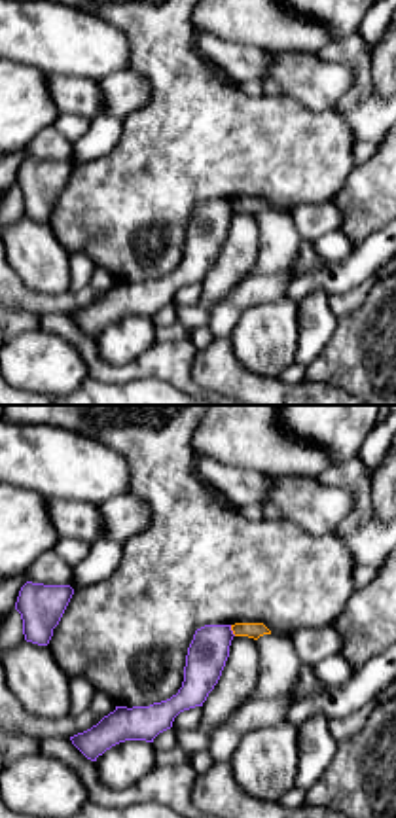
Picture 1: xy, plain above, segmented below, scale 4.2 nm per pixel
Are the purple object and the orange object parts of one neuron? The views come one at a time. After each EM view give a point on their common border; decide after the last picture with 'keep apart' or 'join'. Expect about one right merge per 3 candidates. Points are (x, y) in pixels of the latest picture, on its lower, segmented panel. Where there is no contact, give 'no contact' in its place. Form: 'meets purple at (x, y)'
meets purple at (232, 631)

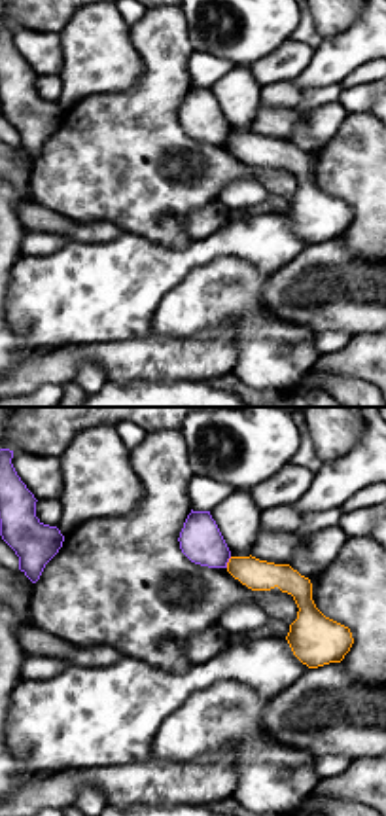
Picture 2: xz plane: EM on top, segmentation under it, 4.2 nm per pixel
meets purple at (228, 561)

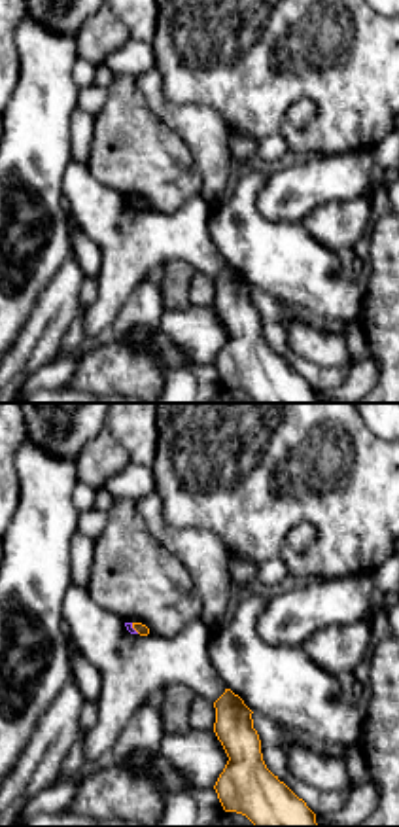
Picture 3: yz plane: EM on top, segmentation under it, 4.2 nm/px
meets purple at (133, 629)

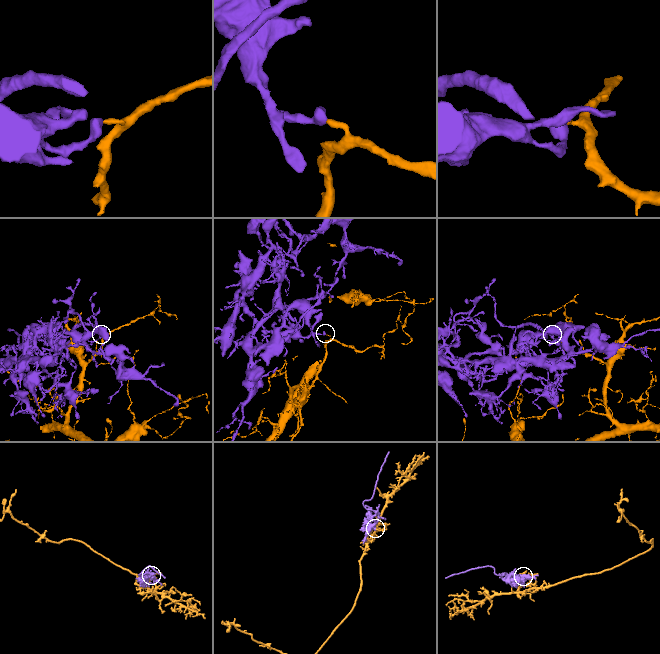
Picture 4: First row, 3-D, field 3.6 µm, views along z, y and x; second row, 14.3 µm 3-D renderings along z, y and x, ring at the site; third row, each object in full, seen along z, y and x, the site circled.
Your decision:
keep apart

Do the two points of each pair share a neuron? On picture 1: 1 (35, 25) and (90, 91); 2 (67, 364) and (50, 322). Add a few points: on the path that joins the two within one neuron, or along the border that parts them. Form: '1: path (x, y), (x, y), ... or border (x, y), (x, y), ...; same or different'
1: border (48, 74), (76, 74), (97, 82); different
2: border (38, 326), (67, 339), (86, 364); different

